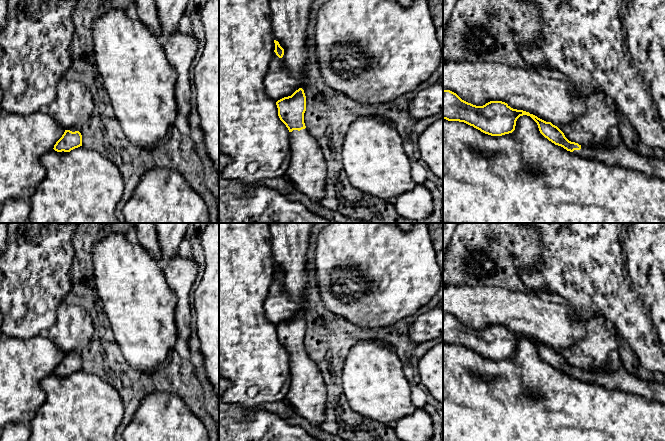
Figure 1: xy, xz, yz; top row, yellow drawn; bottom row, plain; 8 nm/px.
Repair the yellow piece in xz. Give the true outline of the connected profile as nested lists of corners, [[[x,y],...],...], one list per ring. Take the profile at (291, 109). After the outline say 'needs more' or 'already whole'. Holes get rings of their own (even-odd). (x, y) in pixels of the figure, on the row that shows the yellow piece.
[[[299,88],[291,96],[278,100],[276,105],[280,120],[289,130],[290,162],[283,177],[312,202],[320,203],[325,195],[326,159],[304,123],[304,90]]] | needs more

